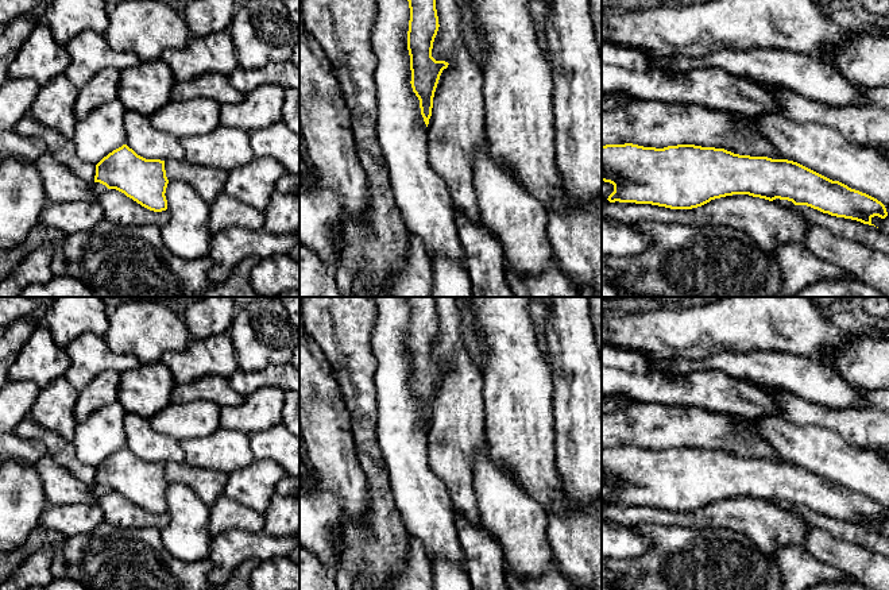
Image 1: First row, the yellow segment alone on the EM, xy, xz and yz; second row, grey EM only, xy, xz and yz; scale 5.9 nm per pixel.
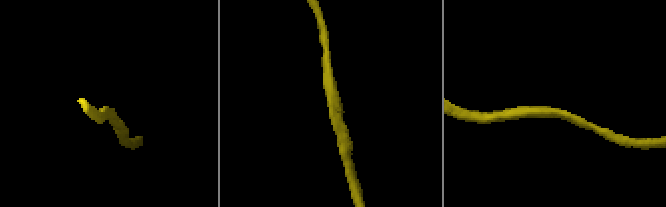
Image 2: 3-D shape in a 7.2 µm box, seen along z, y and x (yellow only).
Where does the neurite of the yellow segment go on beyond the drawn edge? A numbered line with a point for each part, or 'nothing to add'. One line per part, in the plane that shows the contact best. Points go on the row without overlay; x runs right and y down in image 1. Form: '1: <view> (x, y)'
nothing to add

